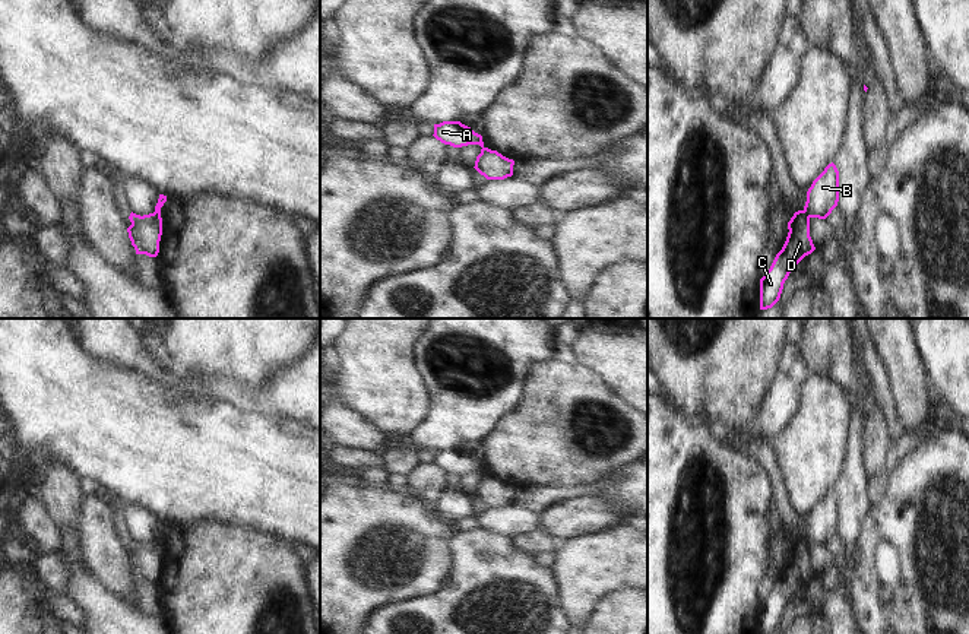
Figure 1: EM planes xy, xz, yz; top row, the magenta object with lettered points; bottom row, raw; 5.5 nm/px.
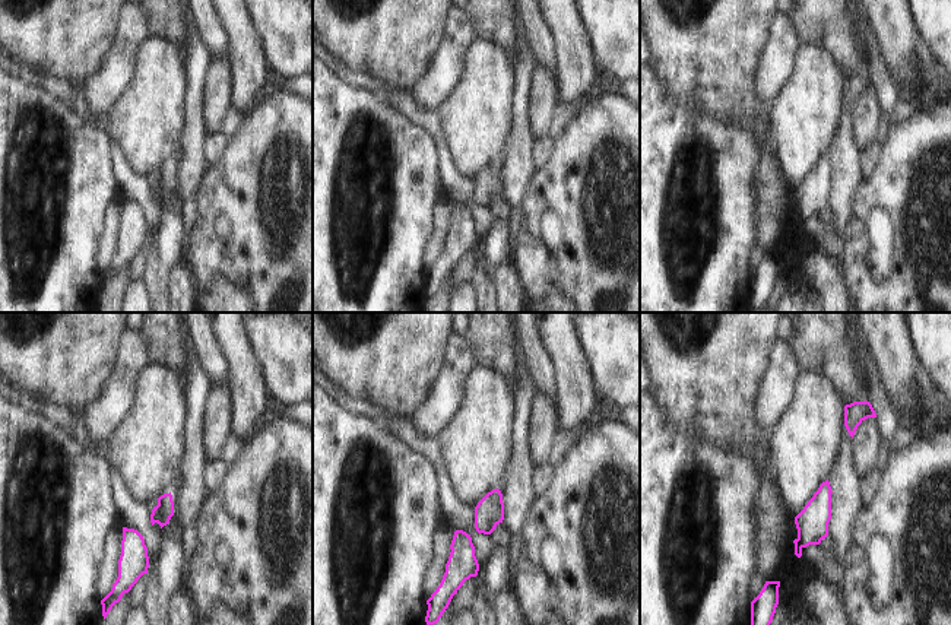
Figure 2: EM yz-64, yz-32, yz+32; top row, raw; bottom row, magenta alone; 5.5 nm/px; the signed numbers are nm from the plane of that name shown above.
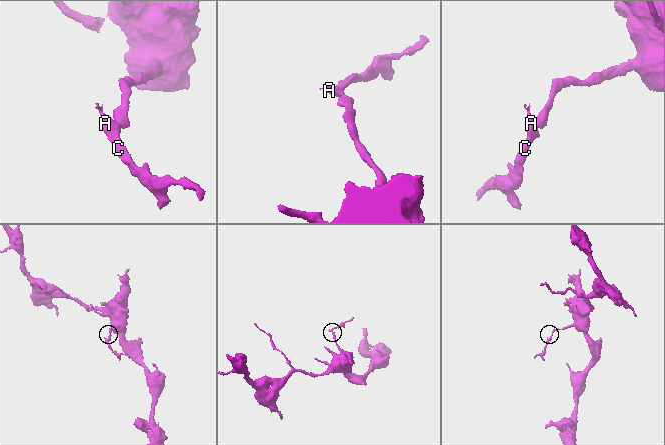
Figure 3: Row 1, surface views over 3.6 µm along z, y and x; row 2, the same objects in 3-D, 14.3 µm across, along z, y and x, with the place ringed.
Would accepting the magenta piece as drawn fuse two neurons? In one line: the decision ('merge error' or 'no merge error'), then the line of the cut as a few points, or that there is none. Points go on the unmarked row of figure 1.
merge error | yz (803, 538), (810, 544)

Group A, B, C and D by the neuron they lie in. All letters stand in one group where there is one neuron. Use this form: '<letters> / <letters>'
A C D / B

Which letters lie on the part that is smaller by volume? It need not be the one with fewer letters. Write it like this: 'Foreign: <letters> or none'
Foreign: A, C, D

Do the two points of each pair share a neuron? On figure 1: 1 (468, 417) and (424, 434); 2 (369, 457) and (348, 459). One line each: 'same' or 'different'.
1: same
2: same

